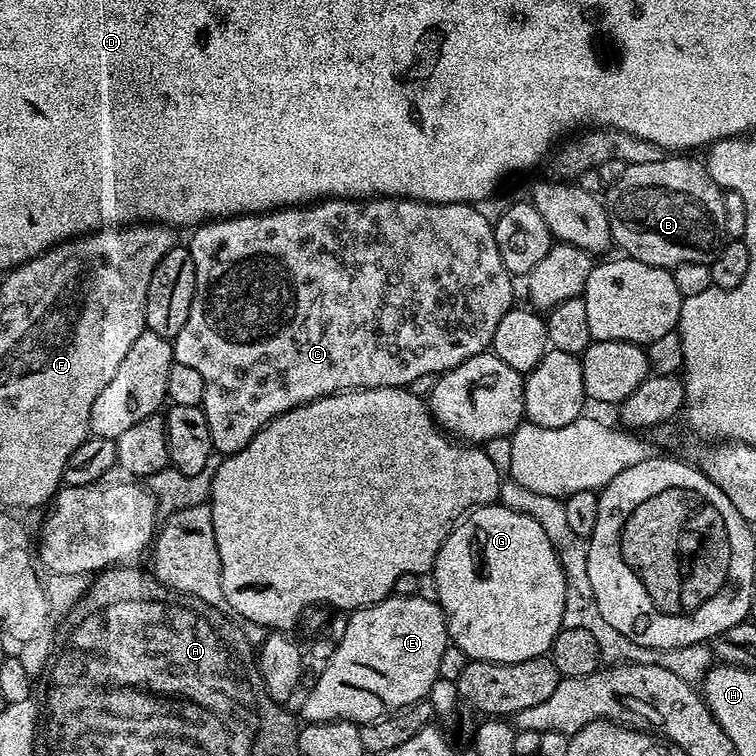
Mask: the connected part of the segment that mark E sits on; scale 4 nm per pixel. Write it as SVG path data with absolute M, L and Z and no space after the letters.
M389 594L384 600L378 601L365 608L357 608L348 616L346 622L346 634L336 641L336 649L326 666L322 675L315 677L312 689L308 692L308 697L304 700L304 720L310 724L321 724L331 720L349 720L351 724L365 724L371 720L376 720L380 716L386 716L389 712L397 712L399 708L410 706L410 702L418 702L425 699L431 693L434 682L438 679L438 661L442 659L442 650L450 643L448 638L448 623L444 621L444 611L440 609L439 603L435 599L427 600L424 596L396 596Z

